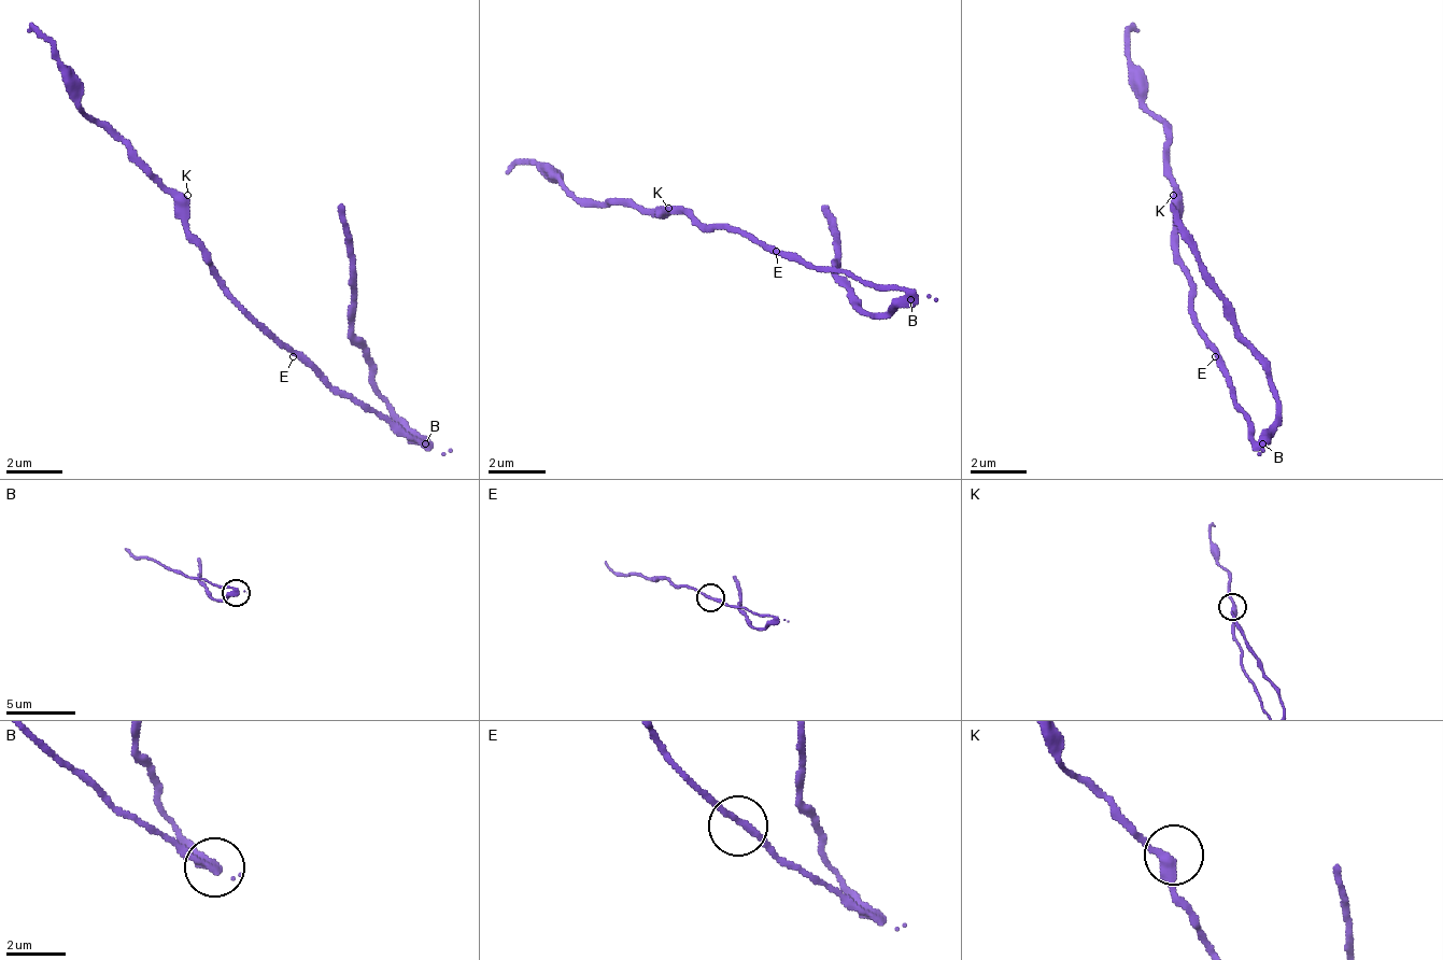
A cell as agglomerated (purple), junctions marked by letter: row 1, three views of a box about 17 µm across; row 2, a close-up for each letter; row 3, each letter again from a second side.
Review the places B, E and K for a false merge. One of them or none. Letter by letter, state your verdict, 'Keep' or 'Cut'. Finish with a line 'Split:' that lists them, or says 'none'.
B: Cut
E: Keep
K: Keep
Split: B

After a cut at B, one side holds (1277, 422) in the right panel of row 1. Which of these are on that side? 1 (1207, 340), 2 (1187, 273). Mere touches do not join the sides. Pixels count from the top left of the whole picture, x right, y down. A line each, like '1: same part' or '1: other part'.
1: other part
2: other part

